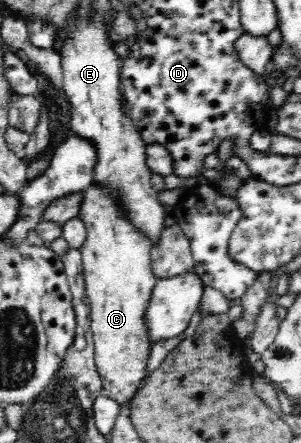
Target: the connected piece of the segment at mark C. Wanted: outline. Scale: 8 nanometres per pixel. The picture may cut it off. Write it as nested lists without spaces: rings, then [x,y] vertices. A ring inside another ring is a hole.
[[[94,183],[82,194],[78,217],[86,228],[86,236],[81,246],[82,265],[90,304],[91,330],[94,334],[95,362],[101,377],[103,393],[116,400],[120,405],[133,396],[145,376],[145,366],[150,356],[150,346],[144,338],[143,314],[148,299],[158,282],[152,271],[150,250],[154,242],[138,229],[137,223],[130,218],[123,194],[110,183]]]

